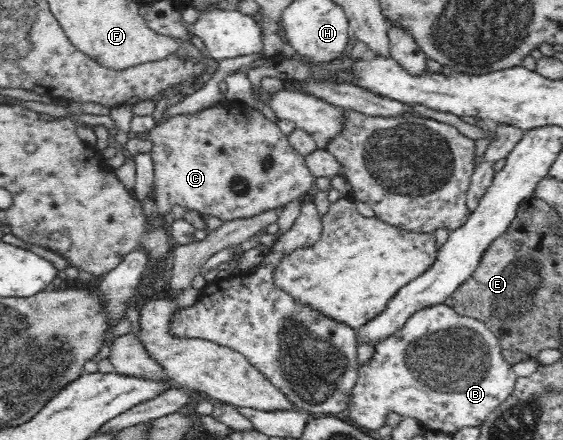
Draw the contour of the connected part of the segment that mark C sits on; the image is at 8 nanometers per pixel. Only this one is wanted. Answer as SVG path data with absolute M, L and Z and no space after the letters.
M207 108L193 114L169 117L145 139L152 142L150 156L154 164L153 205L157 214L169 214L173 206L195 210L202 216L216 216L224 222L257 216L265 210L284 207L291 200L306 198L315 189L316 177L288 141L277 123L271 122L258 109Z

